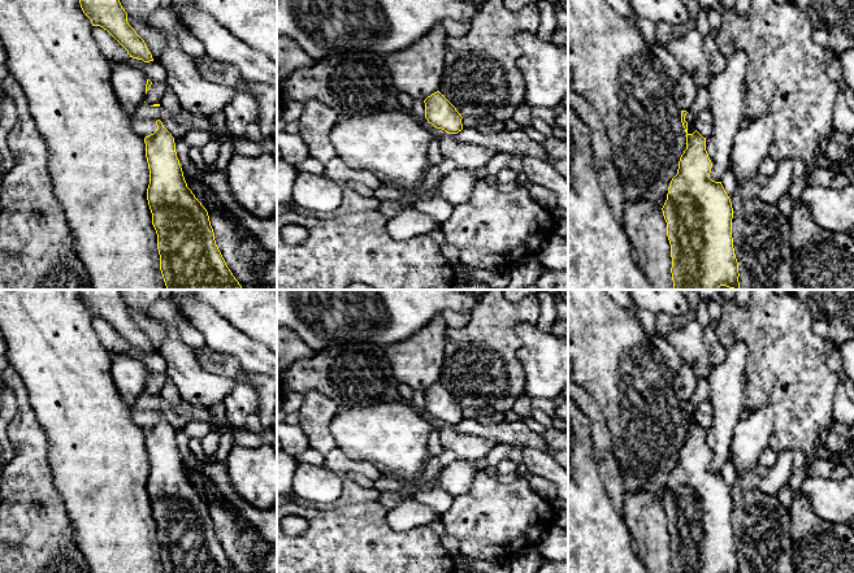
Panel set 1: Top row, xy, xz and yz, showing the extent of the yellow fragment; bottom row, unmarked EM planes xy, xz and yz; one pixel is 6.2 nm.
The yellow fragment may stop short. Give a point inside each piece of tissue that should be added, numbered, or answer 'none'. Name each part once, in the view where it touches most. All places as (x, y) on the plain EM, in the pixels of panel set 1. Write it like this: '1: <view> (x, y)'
none

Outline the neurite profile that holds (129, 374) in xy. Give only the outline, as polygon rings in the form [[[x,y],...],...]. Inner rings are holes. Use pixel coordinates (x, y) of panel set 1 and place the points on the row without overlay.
[[[112,352],[112,378],[123,401],[133,407],[146,391],[147,368],[125,352]]]

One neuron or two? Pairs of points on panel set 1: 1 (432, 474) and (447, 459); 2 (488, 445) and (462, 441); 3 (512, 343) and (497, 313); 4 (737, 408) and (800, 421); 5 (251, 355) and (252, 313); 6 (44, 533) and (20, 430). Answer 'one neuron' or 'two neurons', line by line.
1: one neuron
2: one neuron
3: one neuron
4: two neurons
5: two neurons
6: one neuron

